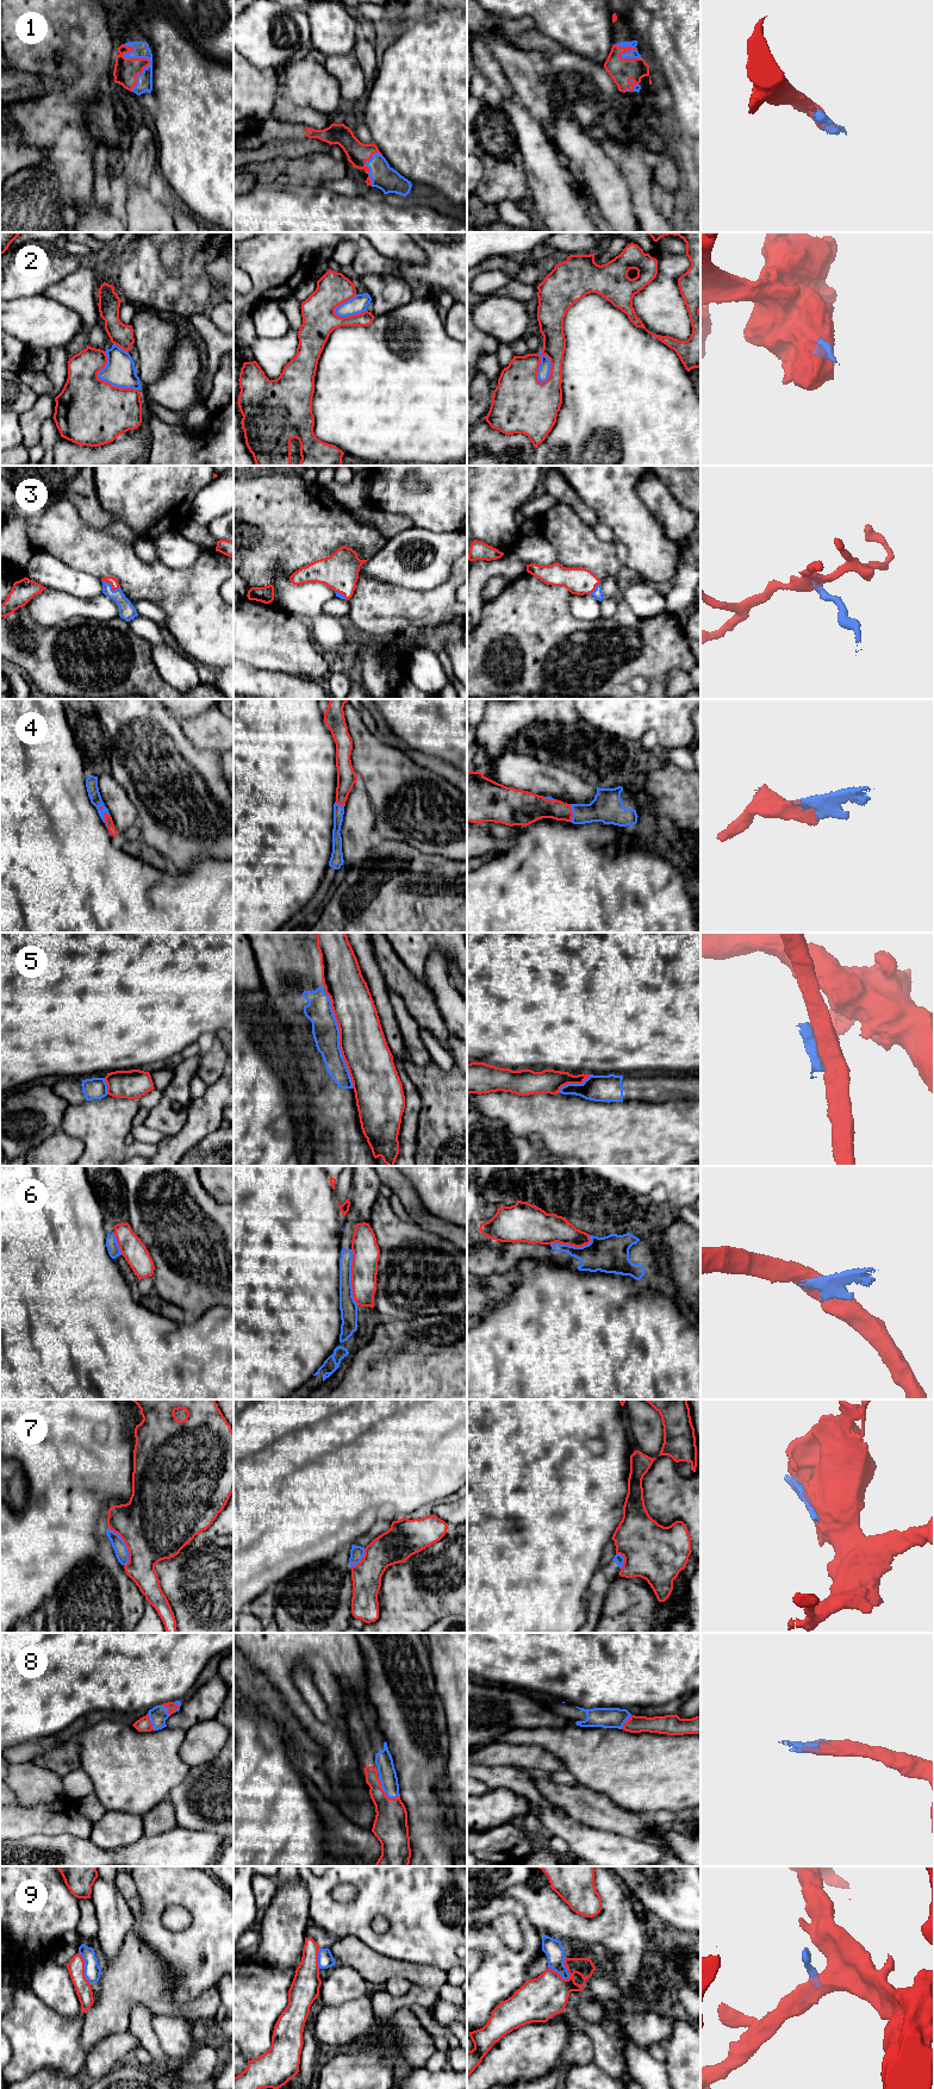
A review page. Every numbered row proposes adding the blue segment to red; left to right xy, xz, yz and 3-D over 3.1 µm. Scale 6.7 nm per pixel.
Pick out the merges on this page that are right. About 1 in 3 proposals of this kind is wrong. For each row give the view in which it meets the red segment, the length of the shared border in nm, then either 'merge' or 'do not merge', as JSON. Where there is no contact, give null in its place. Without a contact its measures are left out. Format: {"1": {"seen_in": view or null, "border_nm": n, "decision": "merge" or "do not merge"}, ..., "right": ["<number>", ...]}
{"1": {"seen_in": "xy", "border_nm": 320, "decision": "merge"}, "2": {"seen_in": "yz", "border_nm": 220, "decision": "do not merge"}, "3": {"seen_in": "xy", "border_nm": 140, "decision": "merge"}, "4": {"seen_in": "xy", "border_nm": 110, "decision": "merge"}, "5": {"seen_in": "xz", "border_nm": 700, "decision": "do not merge"}, "6": {"seen_in": "xz", "border_nm": 380, "decision": "do not merge"}, "7": {"seen_in": "xy", "border_nm": 280, "decision": "do not merge"}, "8": {"seen_in": "xz", "border_nm": 200, "decision": "merge"}, "9": {"seen_in": "yz", "border_nm": 170, "decision": "do not merge"}, "right": ["1", "3", "4", "8"]}

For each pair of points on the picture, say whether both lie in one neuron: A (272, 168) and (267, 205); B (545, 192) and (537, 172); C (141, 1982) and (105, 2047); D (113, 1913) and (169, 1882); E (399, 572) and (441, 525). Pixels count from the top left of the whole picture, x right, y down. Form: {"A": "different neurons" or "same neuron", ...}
{"A": "different neurons", "B": "same neuron", "C": "different neurons", "D": "different neurons", "E": "different neurons"}

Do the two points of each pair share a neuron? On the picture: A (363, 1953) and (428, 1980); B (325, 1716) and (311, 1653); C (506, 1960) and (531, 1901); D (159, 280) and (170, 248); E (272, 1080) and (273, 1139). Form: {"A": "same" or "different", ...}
{"A": "same", "B": "different", "C": "different", "D": "different", "E": "same"}

